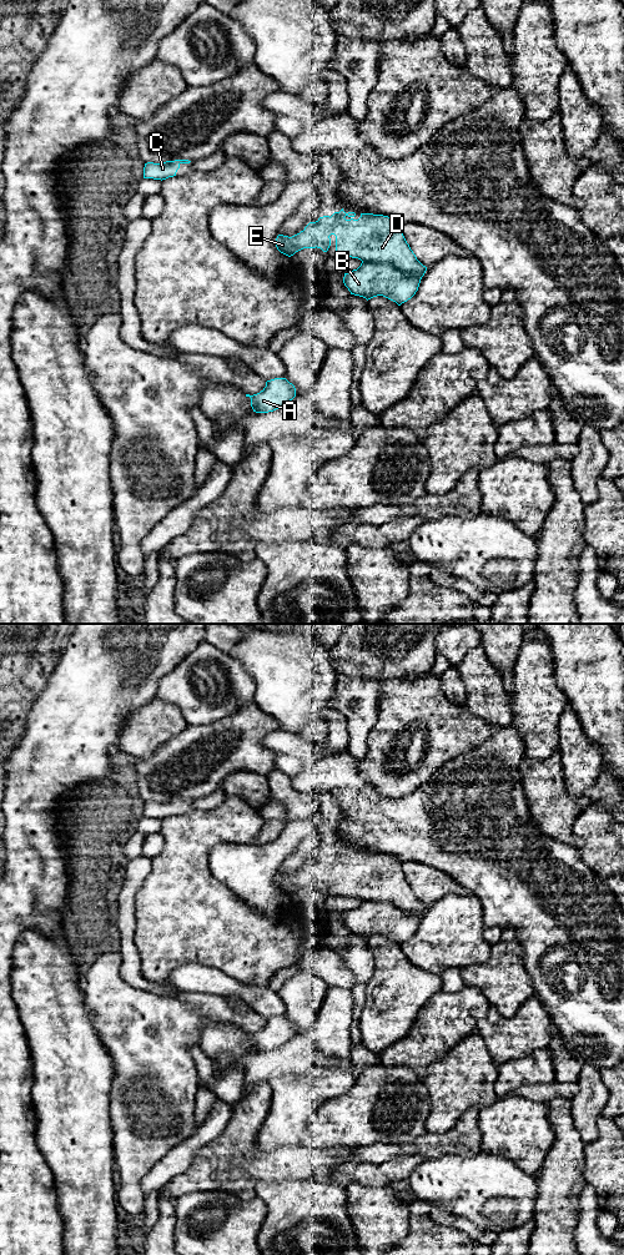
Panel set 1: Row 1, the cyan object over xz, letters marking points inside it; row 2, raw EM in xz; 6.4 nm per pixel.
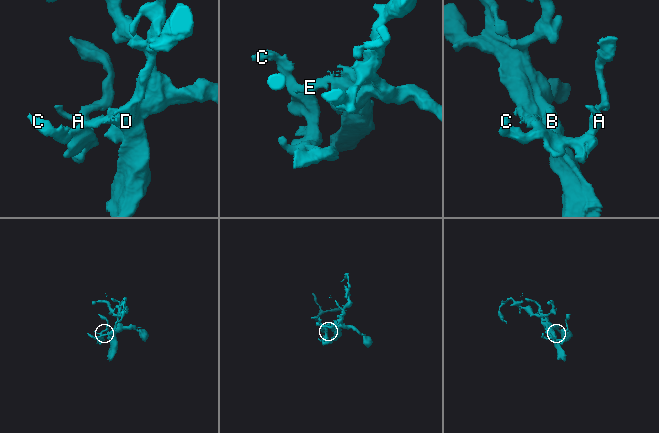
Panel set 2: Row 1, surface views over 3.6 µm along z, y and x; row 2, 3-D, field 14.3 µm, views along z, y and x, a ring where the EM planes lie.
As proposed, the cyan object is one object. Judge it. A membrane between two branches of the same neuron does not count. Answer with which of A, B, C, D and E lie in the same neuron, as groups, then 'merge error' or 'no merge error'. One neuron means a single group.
A C D E / B | merge error

